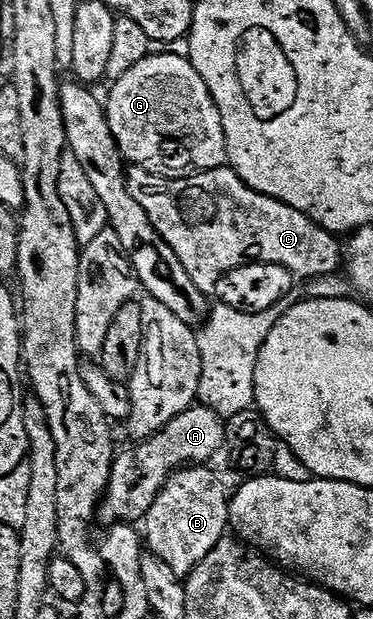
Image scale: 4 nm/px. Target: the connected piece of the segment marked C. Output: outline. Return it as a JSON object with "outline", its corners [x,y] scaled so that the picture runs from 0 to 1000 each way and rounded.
{"outline":[[[354,268],[343,275],[343,302],[357,321],[389,338],[408,363],[424,370],[426,380],[475,409],[517,457],[552,477],[574,475],[587,451],[603,443],[673,425],[764,430],[810,452],[871,447],[922,433],[930,405],[906,381],[853,365],[783,333],[689,312],[617,268],[488,286],[402,281],[383,270]]]}

